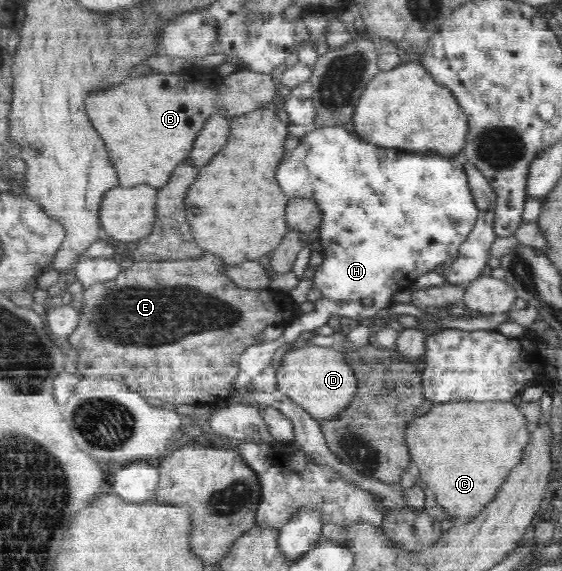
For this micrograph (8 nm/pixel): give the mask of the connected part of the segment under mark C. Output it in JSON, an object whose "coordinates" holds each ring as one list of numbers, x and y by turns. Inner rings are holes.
{"coordinates":[[452,401,431,405,431,411,409,423,405,431,411,465,419,469,420,482,433,489,440,506,458,522,469,522,496,498,495,495,507,483,513,469,522,464,532,432,527,429,529,425,520,408,512,402]]}

